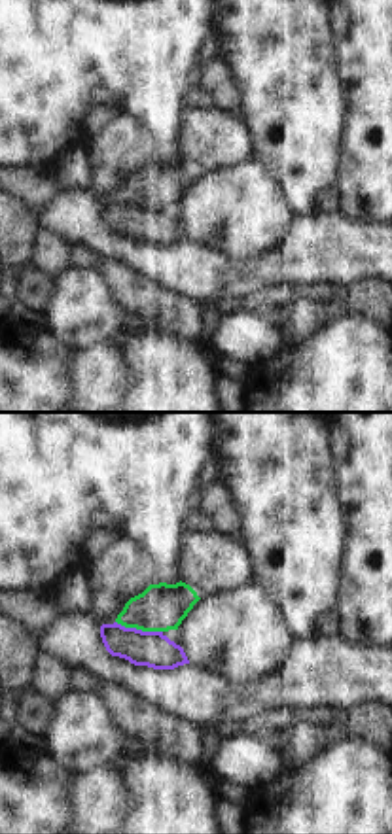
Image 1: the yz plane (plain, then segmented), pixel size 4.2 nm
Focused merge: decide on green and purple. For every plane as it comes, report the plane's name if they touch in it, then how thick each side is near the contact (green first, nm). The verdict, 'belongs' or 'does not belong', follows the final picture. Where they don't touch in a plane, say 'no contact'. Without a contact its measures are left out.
contact in yz; calibres 200 and 150 nm

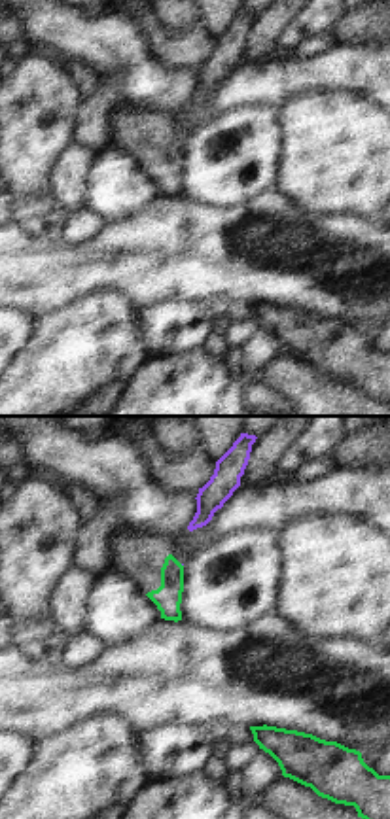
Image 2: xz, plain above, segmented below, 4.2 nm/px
no contact

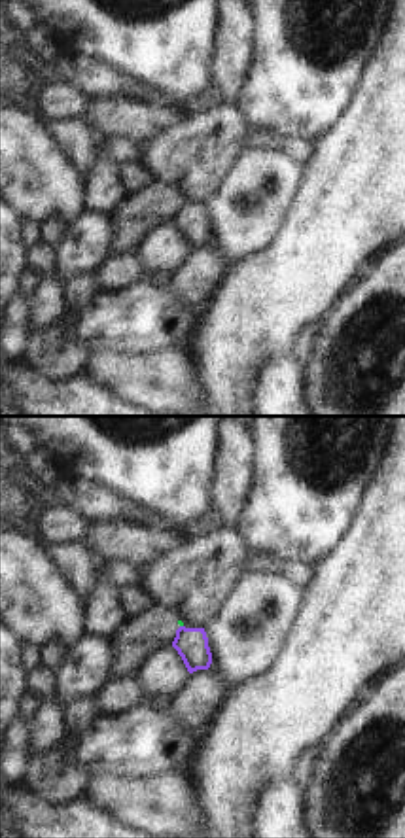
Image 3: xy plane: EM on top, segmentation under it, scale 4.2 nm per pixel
no contact

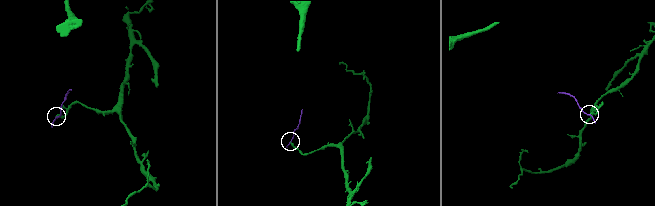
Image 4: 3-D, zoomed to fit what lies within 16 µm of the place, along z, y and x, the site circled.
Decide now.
does not belong

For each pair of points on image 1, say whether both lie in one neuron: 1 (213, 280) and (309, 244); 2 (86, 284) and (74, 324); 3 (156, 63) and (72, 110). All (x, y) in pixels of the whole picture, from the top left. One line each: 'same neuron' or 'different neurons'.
1: same neuron
2: same neuron
3: same neuron

